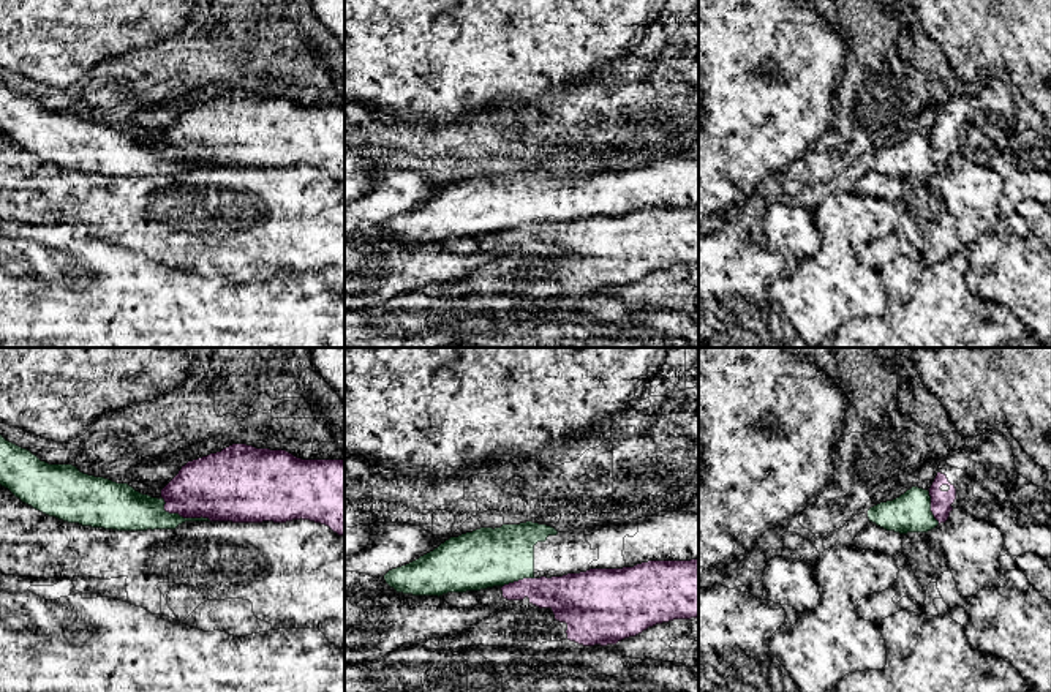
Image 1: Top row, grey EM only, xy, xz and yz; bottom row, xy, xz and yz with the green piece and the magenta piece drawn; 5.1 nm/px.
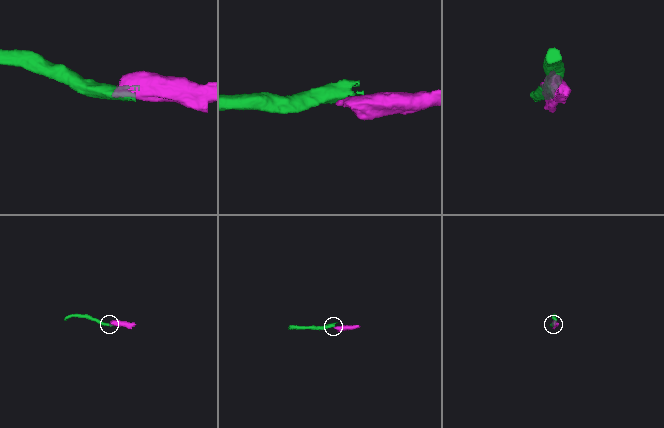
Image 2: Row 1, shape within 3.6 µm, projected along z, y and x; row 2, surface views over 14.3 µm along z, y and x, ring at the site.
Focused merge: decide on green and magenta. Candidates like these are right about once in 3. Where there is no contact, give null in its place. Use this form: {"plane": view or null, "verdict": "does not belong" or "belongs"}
{"plane": "xy", "verdict": "does not belong"}

